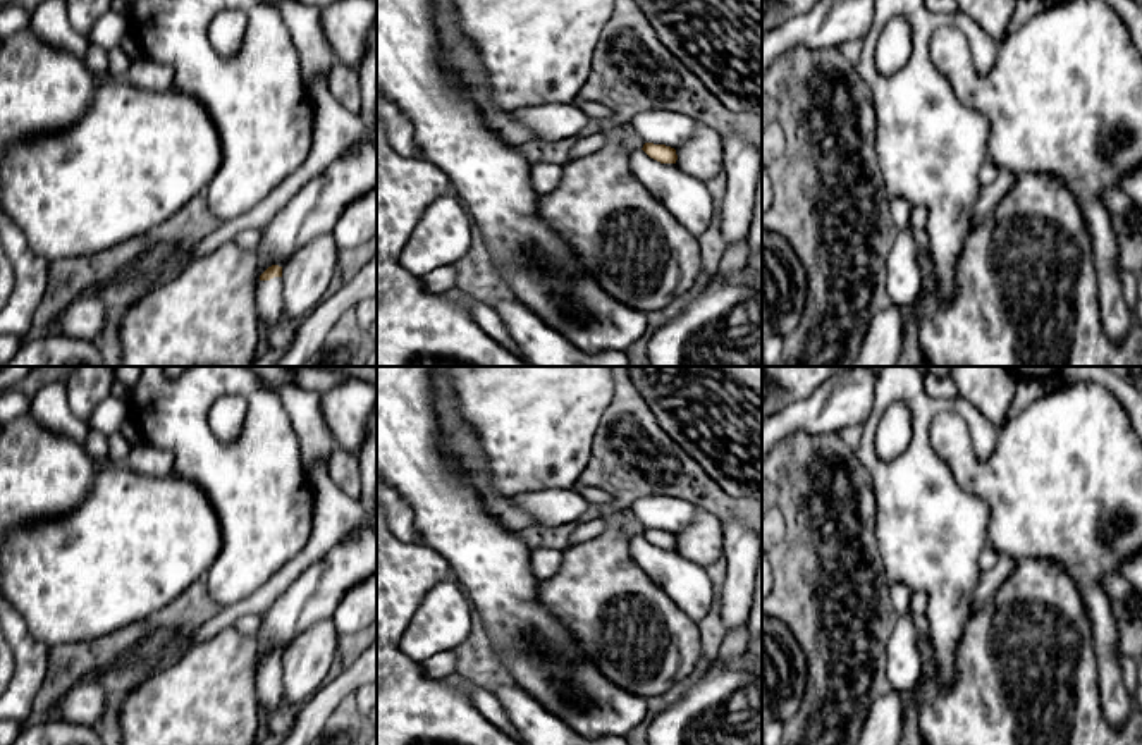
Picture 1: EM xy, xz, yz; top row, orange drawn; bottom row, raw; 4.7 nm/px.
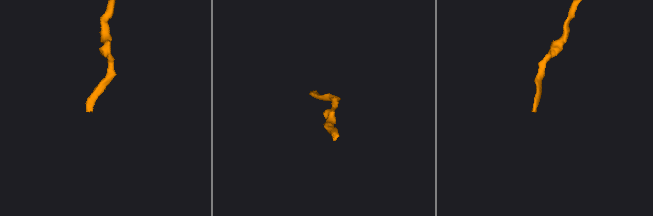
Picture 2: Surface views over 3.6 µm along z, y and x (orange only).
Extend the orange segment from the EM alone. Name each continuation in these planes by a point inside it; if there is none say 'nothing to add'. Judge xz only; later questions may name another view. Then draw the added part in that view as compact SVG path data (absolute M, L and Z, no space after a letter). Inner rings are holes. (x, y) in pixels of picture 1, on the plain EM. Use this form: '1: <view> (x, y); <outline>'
nothing to add

